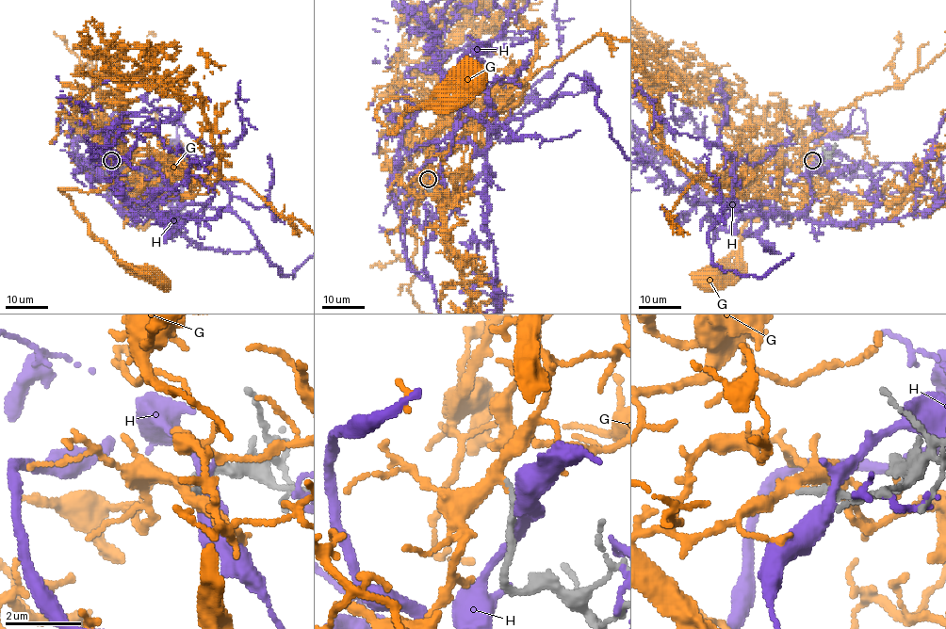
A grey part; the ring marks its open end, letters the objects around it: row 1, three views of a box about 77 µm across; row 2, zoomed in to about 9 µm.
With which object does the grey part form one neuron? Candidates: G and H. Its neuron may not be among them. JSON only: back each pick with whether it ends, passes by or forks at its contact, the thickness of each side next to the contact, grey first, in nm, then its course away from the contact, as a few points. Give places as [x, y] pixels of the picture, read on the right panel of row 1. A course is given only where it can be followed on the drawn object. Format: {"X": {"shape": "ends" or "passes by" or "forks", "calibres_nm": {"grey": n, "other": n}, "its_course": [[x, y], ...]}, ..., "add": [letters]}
{"G": {"shape": "passes by", "calibres_nm": {"grey": 180, "other": 240}, "its_course": [[813, 160], [785, 164], [754, 154], [730, 191], [751, 189], [764, 210], [746, 224], [740, 244], [709, 278]]}, "add": ["G"]}

